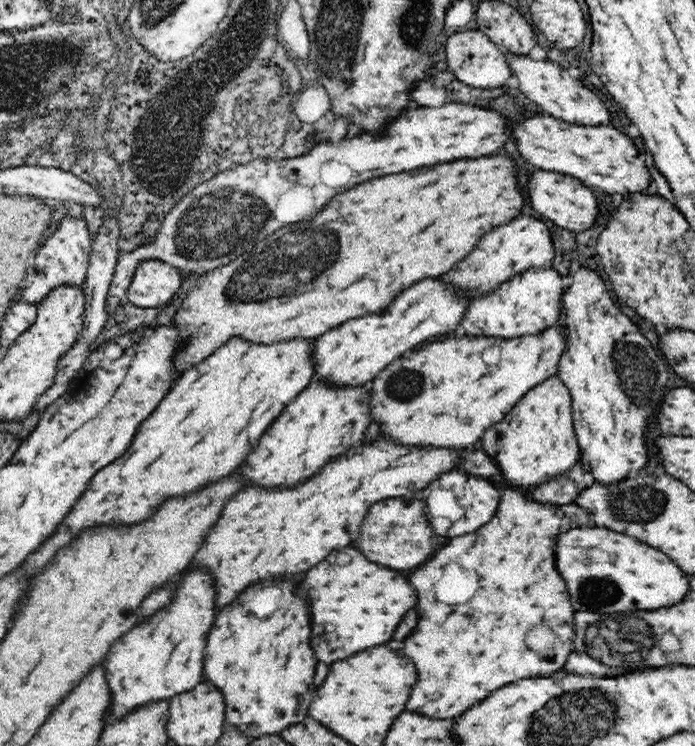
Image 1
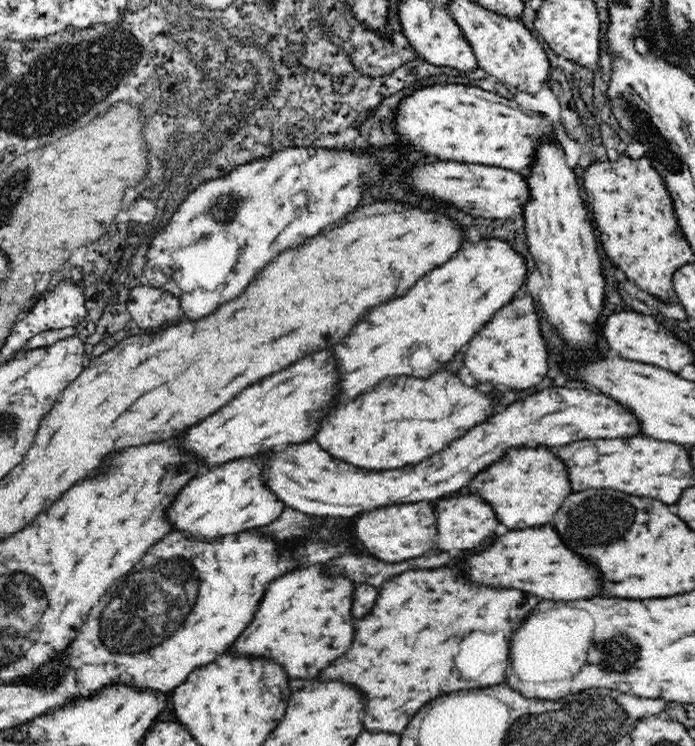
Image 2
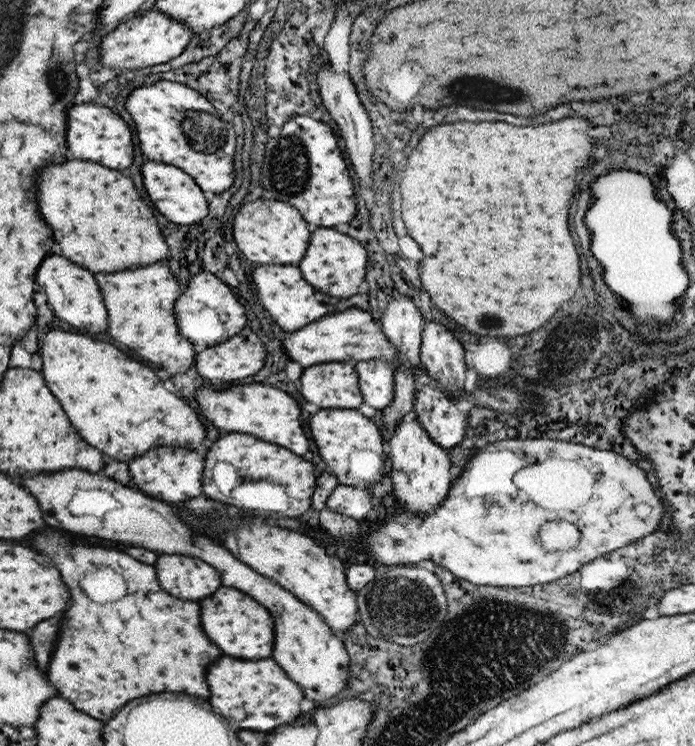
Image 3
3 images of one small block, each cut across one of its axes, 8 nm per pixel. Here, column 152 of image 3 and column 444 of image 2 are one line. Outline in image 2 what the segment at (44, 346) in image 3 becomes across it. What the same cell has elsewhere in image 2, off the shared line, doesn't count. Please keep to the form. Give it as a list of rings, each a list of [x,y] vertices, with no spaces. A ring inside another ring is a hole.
[[[438,372],[430,378],[410,378],[410,376],[394,376],[386,378],[374,386],[372,392],[366,392],[352,402],[336,408],[320,426],[314,440],[334,458],[350,462],[362,470],[402,470],[406,466],[416,466],[426,458],[440,454],[452,442],[466,436],[468,430],[484,424],[484,416],[490,412],[492,396],[488,392],[478,390],[476,386],[466,386],[462,380],[450,372]]]

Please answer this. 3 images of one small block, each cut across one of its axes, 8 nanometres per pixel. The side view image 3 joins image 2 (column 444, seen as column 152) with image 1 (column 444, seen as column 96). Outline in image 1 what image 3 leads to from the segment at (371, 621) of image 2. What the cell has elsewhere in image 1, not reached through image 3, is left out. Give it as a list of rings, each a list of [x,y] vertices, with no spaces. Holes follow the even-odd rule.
[[[518,488],[518,490],[502,490],[502,502],[500,502],[500,506],[498,506],[498,512],[494,514],[494,518],[488,522],[488,524],[484,524],[482,528],[478,528],[474,534],[466,534],[466,536],[460,536],[460,538],[452,538],[444,548],[440,548],[426,564],[422,564],[420,568],[416,568],[408,578],[410,578],[410,582],[414,582],[414,588],[418,590],[418,606],[416,606],[416,610],[418,610],[418,614],[422,614],[422,622],[418,624],[418,634],[414,634],[414,638],[410,638],[410,642],[404,642],[404,646],[402,646],[402,650],[406,650],[406,654],[410,654],[410,658],[414,658],[414,666],[418,666],[418,686],[414,686],[414,694],[410,694],[410,702],[406,702],[406,710],[418,710],[418,714],[430,714],[430,718],[456,718],[456,716],[460,716],[462,714],[462,710],[468,710],[472,704],[478,704],[478,702],[484,702],[490,694],[494,694],[494,692],[498,692],[498,688],[504,688],[506,684],[510,686],[510,684],[516,684],[516,682],[520,682],[520,680],[526,680],[526,678],[550,678],[552,674],[556,674],[556,672],[560,672],[562,668],[564,668],[564,664],[566,664],[566,660],[568,660],[568,656],[570,656],[570,652],[574,650],[574,644],[572,644],[572,640],[574,640],[574,614],[576,614],[576,610],[572,610],[572,606],[570,606],[570,596],[568,596],[568,592],[566,592],[566,584],[564,584],[564,580],[562,580],[562,576],[558,574],[558,570],[556,570],[556,558],[554,558],[554,542],[556,542],[556,538],[558,538],[558,534],[560,532],[564,532],[564,530],[574,530],[574,528],[586,528],[586,526],[594,526],[594,522],[592,520],[588,520],[590,518],[590,512],[586,510],[586,508],[582,508],[582,506],[578,506],[578,504],[574,504],[574,502],[570,502],[570,504],[558,504],[558,508],[556,508],[556,504],[544,504],[544,502],[538,502],[538,500],[534,500],[534,496],[532,494],[528,494],[528,490],[522,490],[522,488]],[[470,574],[476,574],[476,578],[478,578],[478,588],[476,588],[476,592],[474,594],[470,594],[470,598],[464,602],[464,604],[444,604],[444,602],[440,602],[438,600],[438,592],[436,592],[436,580],[448,580],[448,578],[454,578],[454,580],[460,580],[460,578],[464,578],[466,582],[470,582]],[[536,624],[544,624],[544,626],[550,626],[550,630],[556,634],[556,640],[554,640],[554,646],[552,648],[548,648],[546,652],[534,652],[534,650],[530,650],[528,646],[526,646],[526,634],[528,634],[528,630],[530,630],[530,626],[536,626]]]

